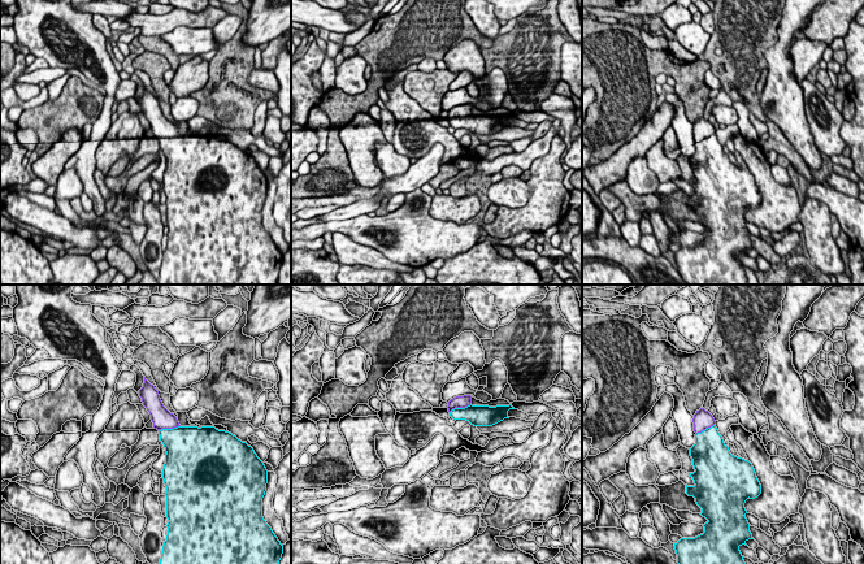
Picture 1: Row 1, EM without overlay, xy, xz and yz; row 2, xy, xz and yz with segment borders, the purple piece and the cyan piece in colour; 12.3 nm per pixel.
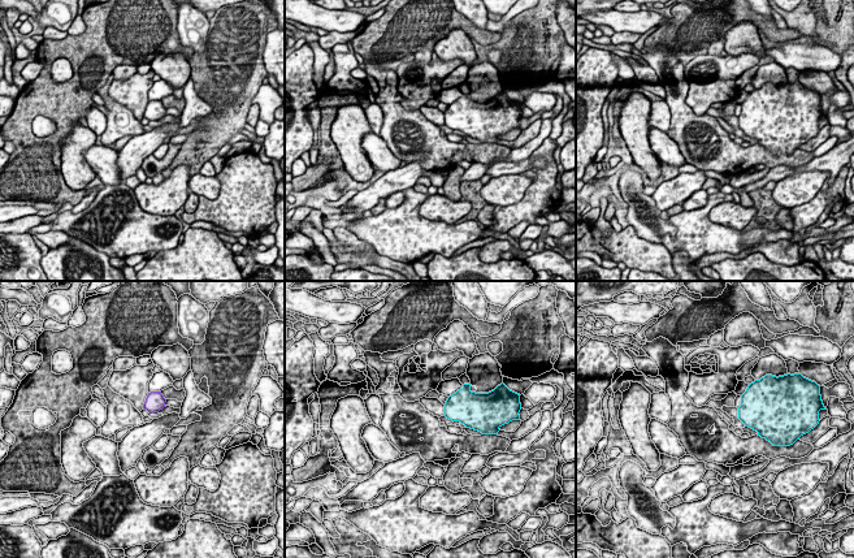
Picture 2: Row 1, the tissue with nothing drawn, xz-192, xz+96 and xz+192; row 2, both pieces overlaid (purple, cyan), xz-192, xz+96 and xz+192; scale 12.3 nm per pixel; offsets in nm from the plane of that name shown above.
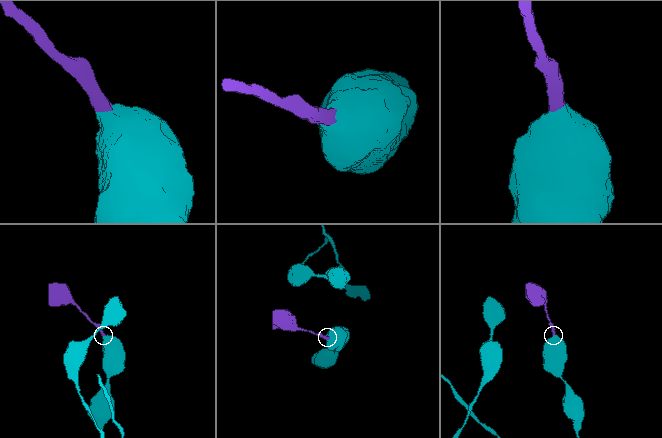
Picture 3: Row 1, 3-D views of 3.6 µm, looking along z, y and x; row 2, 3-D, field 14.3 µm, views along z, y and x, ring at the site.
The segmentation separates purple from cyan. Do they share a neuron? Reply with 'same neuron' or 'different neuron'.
same neuron

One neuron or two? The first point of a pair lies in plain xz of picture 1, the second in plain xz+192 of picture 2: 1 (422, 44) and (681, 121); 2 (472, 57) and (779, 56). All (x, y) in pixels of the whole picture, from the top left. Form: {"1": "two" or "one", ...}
{"1": "two", "2": "two"}

